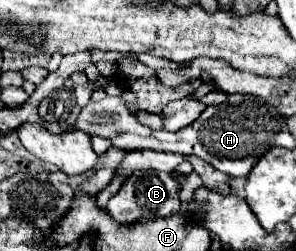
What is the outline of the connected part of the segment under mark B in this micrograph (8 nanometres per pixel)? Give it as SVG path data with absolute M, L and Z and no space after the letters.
M138 171L108 201L108 213L120 225L134 225L134 223L138 223L142 219L174 215L174 213L180 211L180 189L182 189L180 183L172 175L168 175L168 173Z

